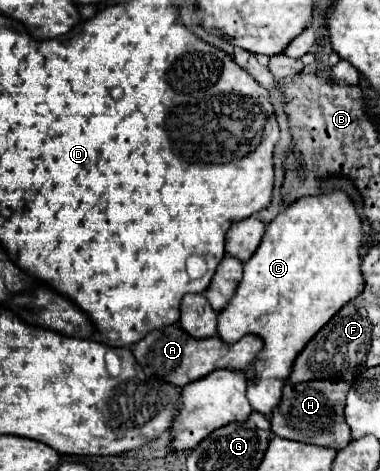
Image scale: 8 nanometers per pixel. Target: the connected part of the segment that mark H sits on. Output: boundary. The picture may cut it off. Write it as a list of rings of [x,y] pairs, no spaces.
[[[314,380],[296,386],[286,384],[282,400],[272,412],[272,432],[288,440],[342,450],[352,440],[350,428],[344,420],[344,402],[348,390],[350,386],[342,380]]]

